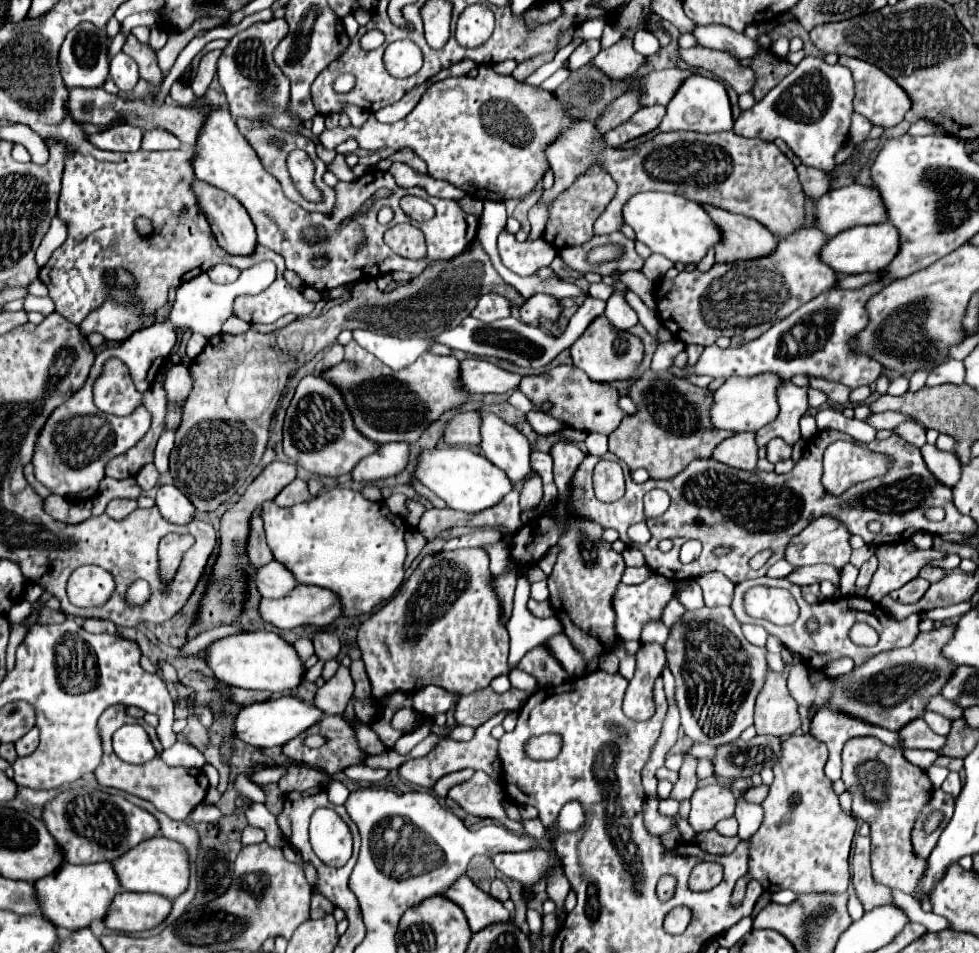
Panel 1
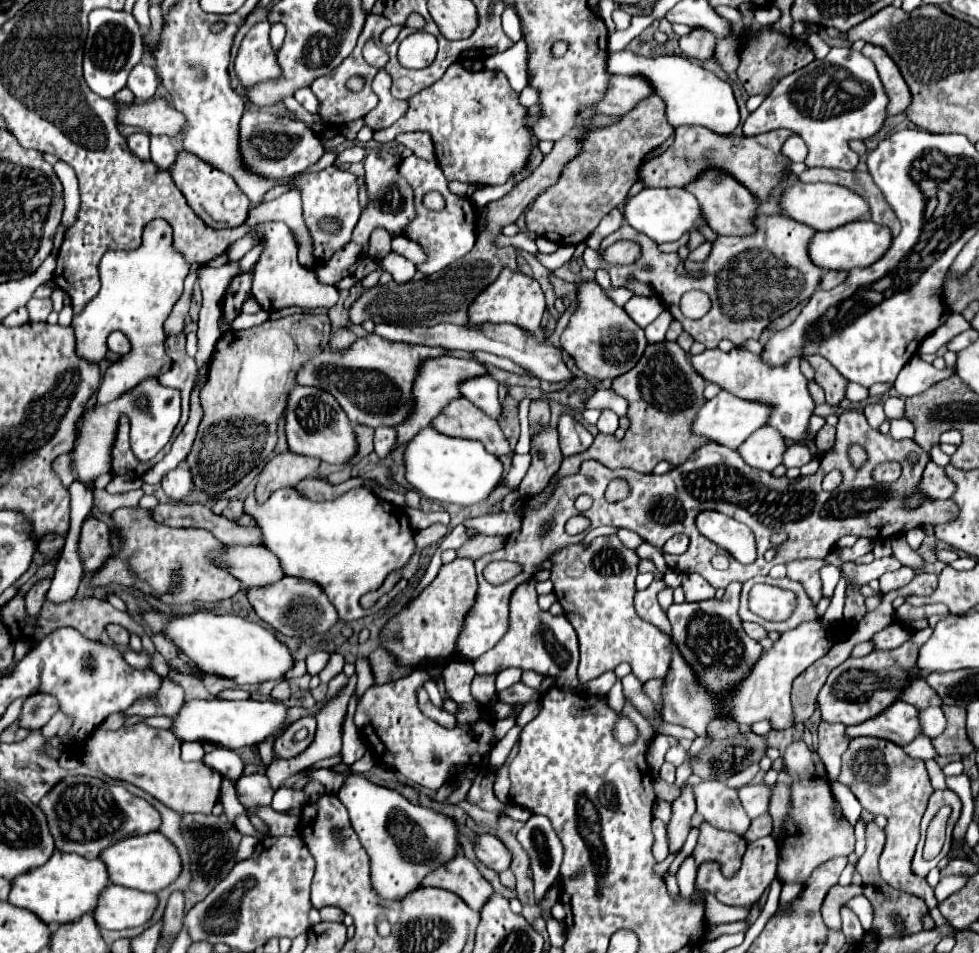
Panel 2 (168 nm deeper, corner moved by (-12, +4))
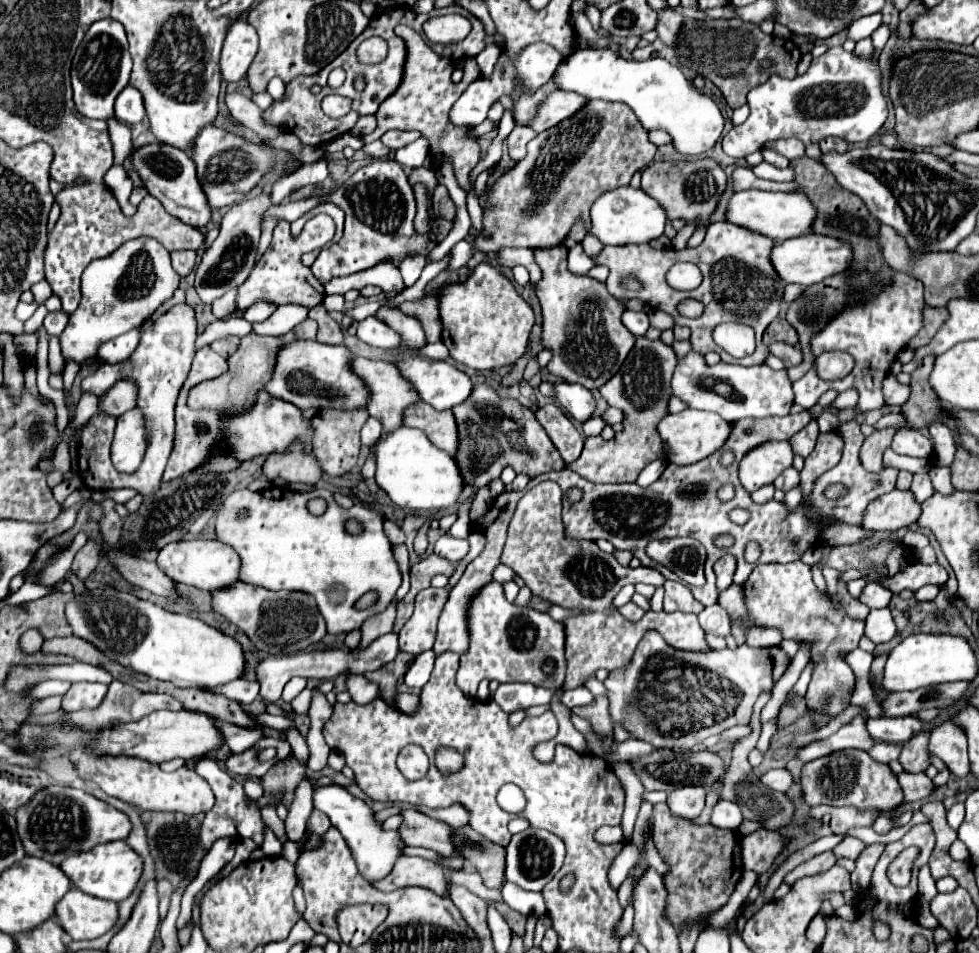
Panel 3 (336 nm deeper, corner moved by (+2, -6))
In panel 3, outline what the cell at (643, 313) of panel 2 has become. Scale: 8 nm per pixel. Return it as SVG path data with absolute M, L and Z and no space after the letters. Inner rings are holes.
M627 310L627 312L623 314L623 324L629 328L629 332L631 332L633 336L645 336L645 332L647 332L647 328L649 328L649 316L647 316L645 310L641 310L641 312L631 312L631 310Z

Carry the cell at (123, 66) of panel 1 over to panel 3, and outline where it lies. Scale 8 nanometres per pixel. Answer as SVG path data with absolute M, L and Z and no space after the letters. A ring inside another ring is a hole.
M127 86L121 96L115 100L115 118L125 124L137 124L145 118L145 108L143 108L143 96L137 94L131 86Z

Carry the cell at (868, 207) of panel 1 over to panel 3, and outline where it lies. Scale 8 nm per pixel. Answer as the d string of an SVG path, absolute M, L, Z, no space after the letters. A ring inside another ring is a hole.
M743 190L735 192L729 198L725 220L737 224L741 228L749 228L757 234L765 234L775 242L783 242L793 236L803 236L811 232L813 220L817 216L815 206L809 202L805 194L795 192L761 192L761 190Z

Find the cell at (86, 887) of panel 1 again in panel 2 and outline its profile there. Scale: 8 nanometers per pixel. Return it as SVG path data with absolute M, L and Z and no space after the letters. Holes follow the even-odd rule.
M55 850L47 864L13 880L9 902L13 906L35 912L43 922L51 926L67 924L79 920L79 916L83 914L93 912L95 904L99 902L99 892L103 892L109 882L111 880L107 876L107 866L103 864L103 860L85 860L81 856Z

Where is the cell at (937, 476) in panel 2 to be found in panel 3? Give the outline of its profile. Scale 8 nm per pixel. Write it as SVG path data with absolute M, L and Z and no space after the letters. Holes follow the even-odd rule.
M893 490L889 494L883 494L881 498L875 498L865 508L861 528L873 530L873 532L897 532L899 528L911 526L917 522L921 514L921 506L915 502L913 494L907 490Z

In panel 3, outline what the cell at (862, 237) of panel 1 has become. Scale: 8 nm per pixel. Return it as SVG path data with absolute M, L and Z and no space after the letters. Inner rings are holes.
M807 234L807 236L797 236L789 238L781 244L775 244L771 250L771 262L773 268L777 270L777 276L787 282L787 284L801 284L801 286L811 286L817 282L823 282L825 278L833 274L841 274L849 268L849 260L853 258L851 248L835 238L829 236L819 236L819 234Z

